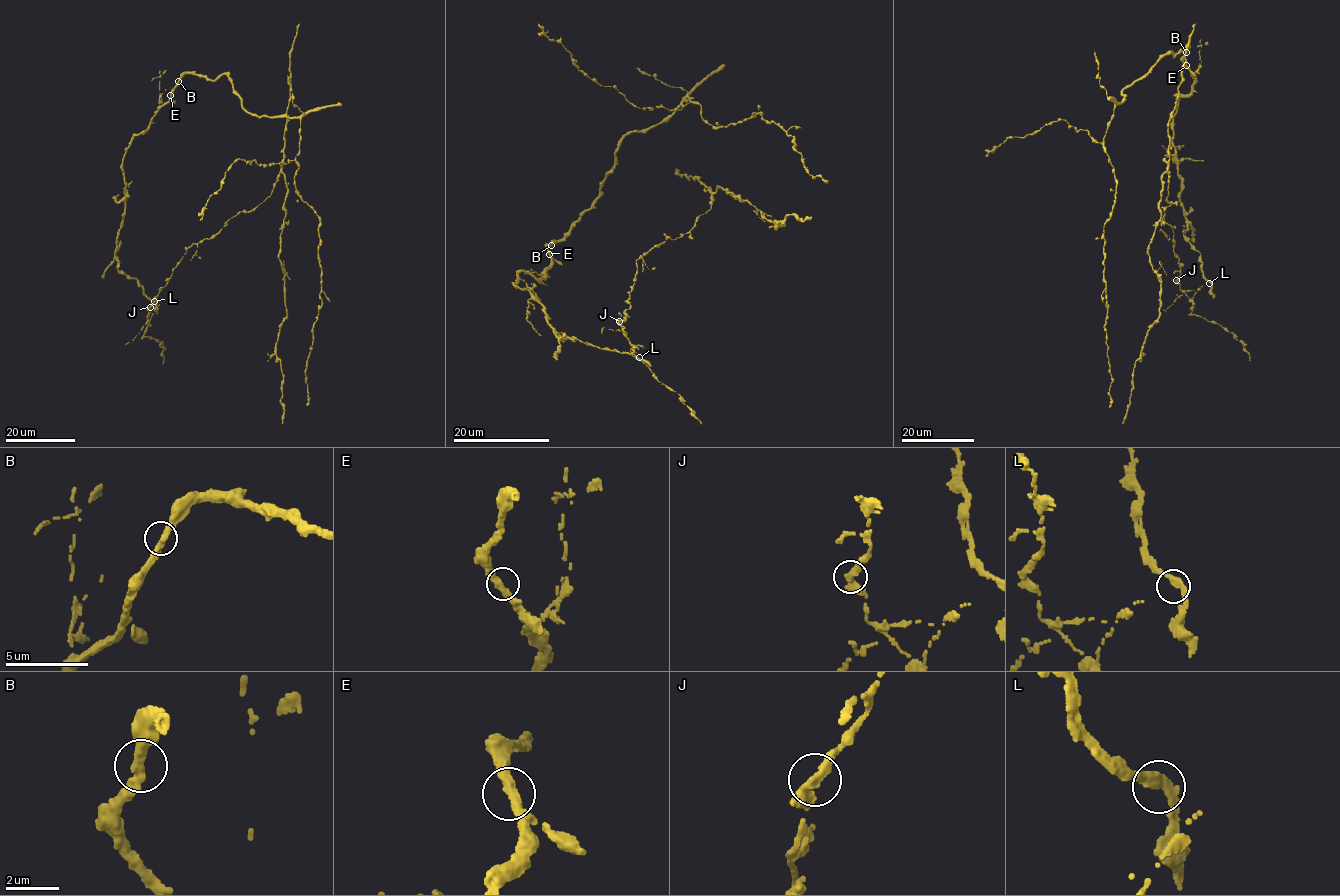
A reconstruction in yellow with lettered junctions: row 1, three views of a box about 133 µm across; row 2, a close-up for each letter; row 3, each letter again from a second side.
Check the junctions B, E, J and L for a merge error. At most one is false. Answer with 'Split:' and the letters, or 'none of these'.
Split: J

